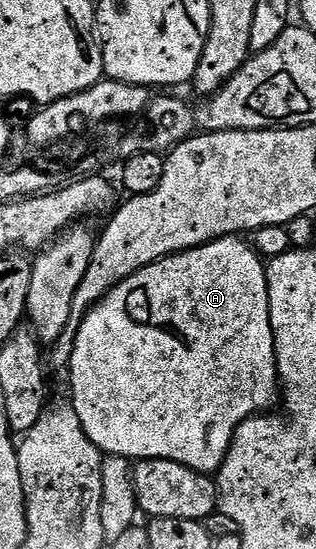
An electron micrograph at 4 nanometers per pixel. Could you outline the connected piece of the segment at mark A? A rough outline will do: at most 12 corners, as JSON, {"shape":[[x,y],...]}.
{"shape":[[170,255],[81,321],[104,456],[223,468],[281,395],[265,260]]}

